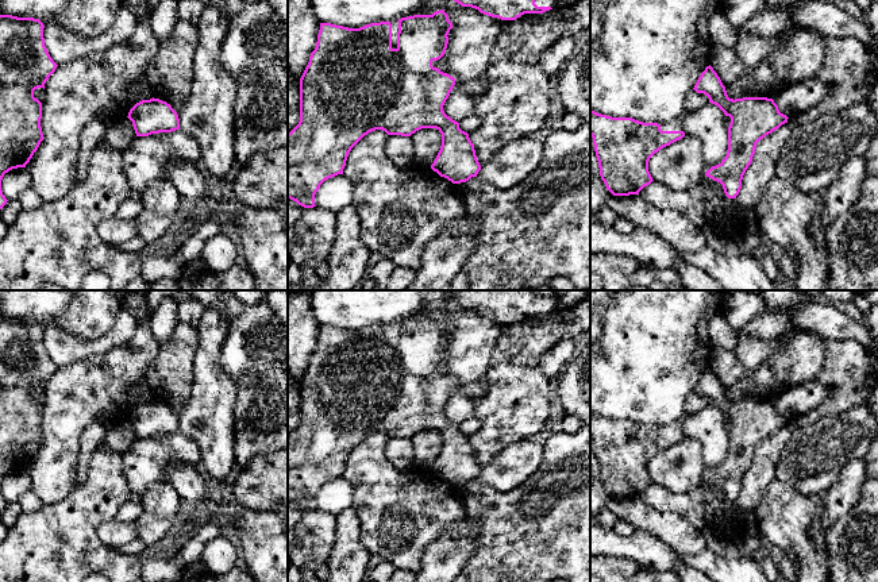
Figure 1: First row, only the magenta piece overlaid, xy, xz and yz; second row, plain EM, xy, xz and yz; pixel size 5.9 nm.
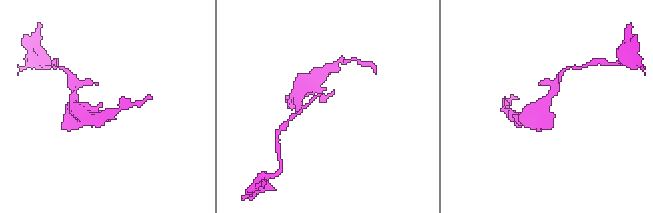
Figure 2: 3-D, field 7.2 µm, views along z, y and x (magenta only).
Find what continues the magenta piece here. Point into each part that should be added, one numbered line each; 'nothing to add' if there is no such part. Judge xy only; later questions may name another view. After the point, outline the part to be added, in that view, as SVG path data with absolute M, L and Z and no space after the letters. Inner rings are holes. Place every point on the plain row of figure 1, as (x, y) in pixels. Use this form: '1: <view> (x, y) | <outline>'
nothing to add

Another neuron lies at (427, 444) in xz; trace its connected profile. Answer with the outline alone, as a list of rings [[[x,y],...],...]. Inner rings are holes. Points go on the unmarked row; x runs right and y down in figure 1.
[[[421,431],[411,438],[415,450],[415,467],[431,470],[440,448],[442,436],[436,431]]]

